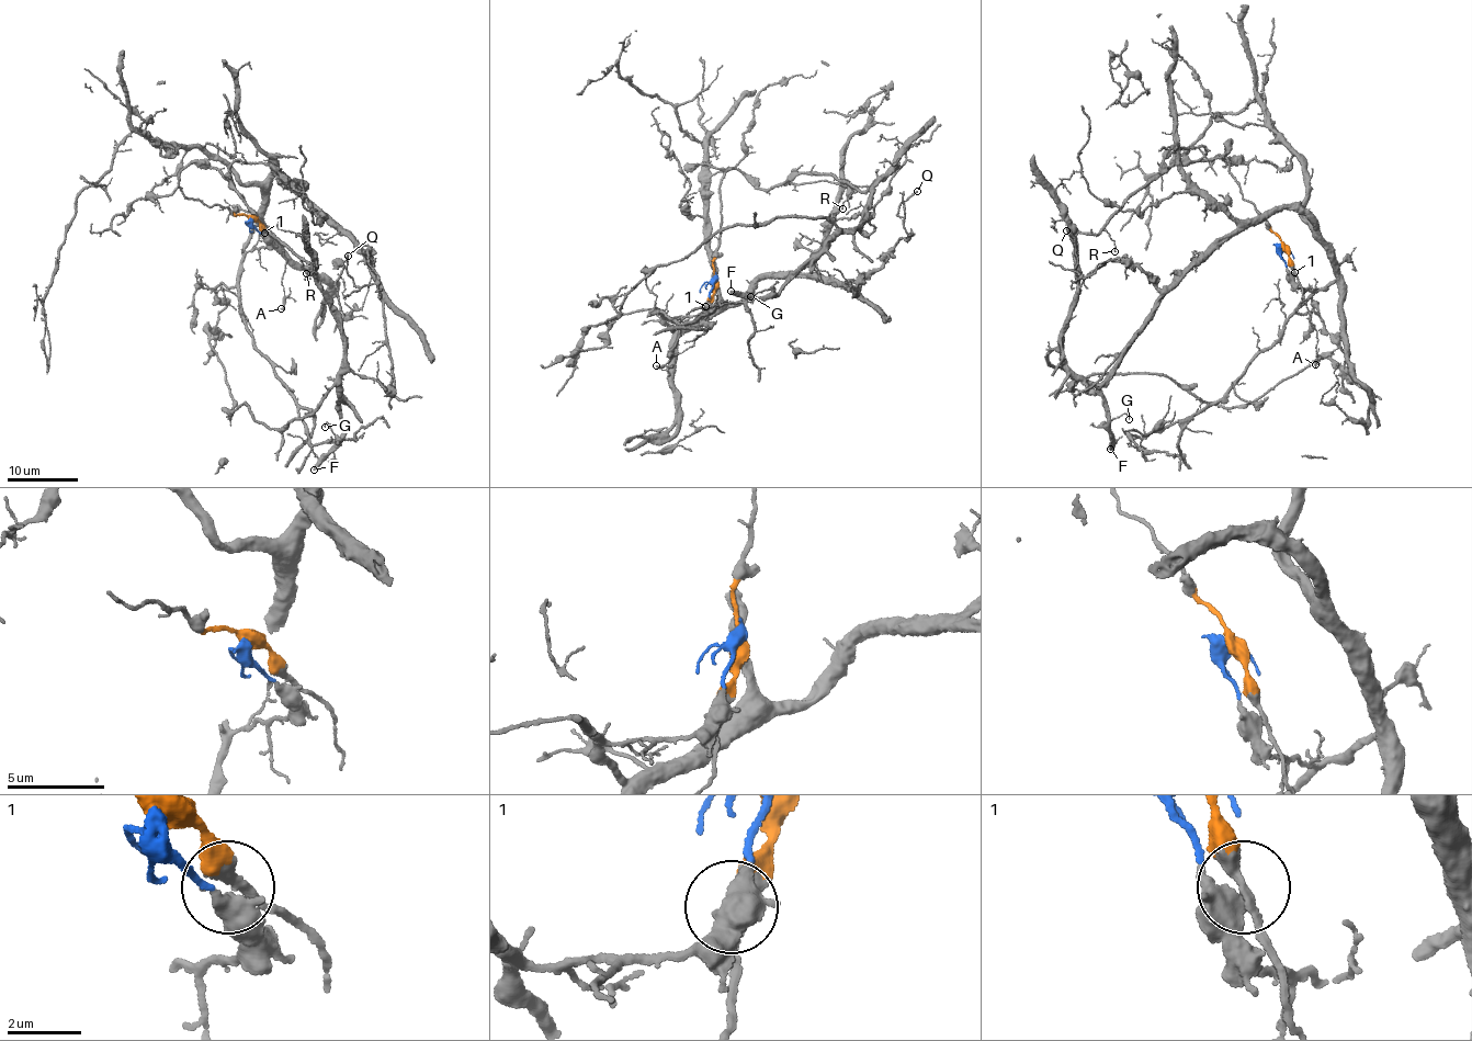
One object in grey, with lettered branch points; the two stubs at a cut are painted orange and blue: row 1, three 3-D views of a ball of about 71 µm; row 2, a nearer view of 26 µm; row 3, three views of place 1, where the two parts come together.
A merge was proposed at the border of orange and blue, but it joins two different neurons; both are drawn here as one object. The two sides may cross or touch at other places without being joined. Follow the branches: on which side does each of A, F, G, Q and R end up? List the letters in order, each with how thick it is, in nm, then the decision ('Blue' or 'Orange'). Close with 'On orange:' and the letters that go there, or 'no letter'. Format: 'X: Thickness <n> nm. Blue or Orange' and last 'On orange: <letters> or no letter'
A: Thickness 200 nm. Orange
F: Thickness 440 nm. Orange
G: Thickness 100 nm. Orange
Q: Thickness 180 nm. Blue
R: Thickness 110 nm. Orange
On orange: A, F, G, R

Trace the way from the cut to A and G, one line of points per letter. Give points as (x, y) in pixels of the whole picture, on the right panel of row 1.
A: (1282, 246), (1288, 250), (1318, 340), (1315, 364)
G: (1282, 246), (1242, 200), (1227, 143), (1076, 235), (1065, 366), (1101, 396), (1107, 423), (1129, 419)

